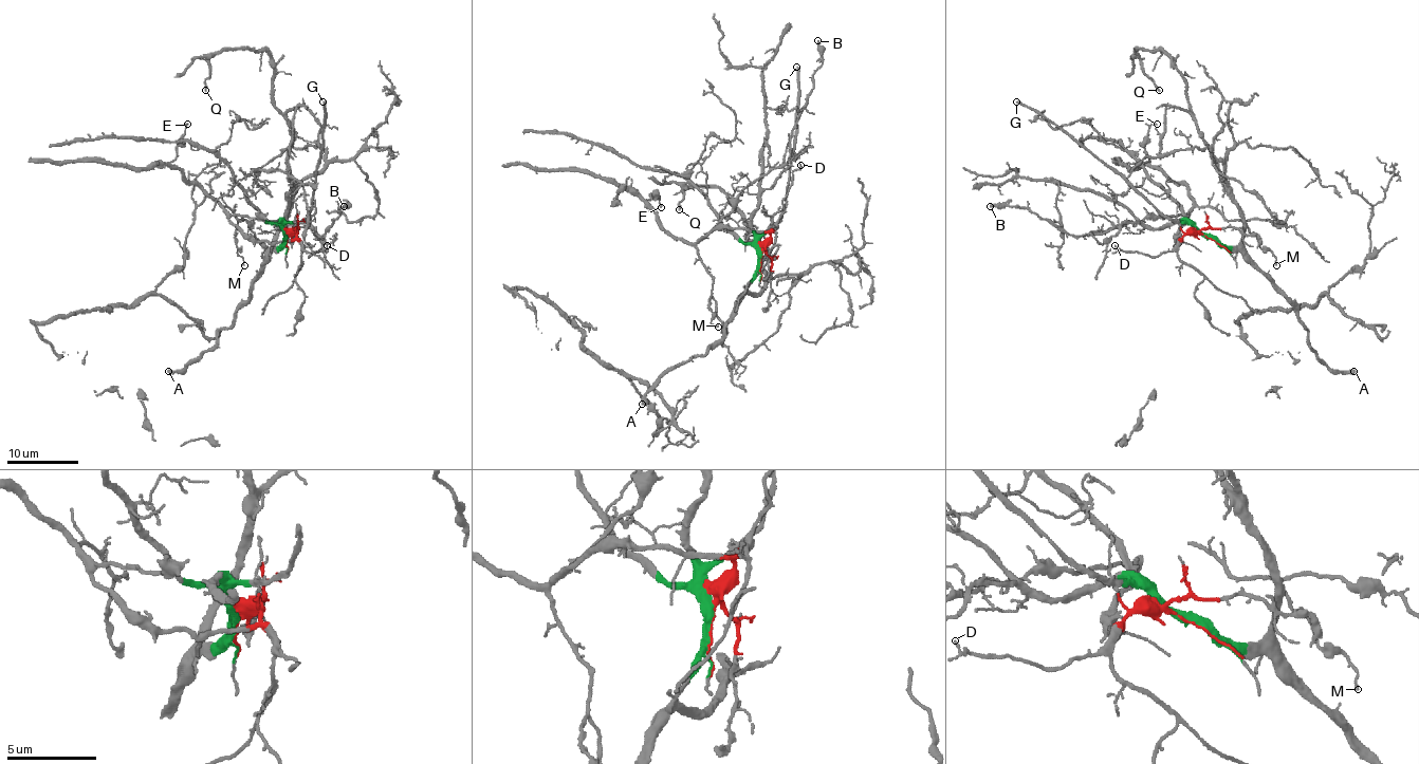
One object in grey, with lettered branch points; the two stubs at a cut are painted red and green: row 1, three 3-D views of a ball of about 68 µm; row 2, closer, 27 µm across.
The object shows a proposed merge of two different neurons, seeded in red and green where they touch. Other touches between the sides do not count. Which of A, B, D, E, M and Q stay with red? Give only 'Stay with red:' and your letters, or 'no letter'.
Stay with red: B, D, E, M

